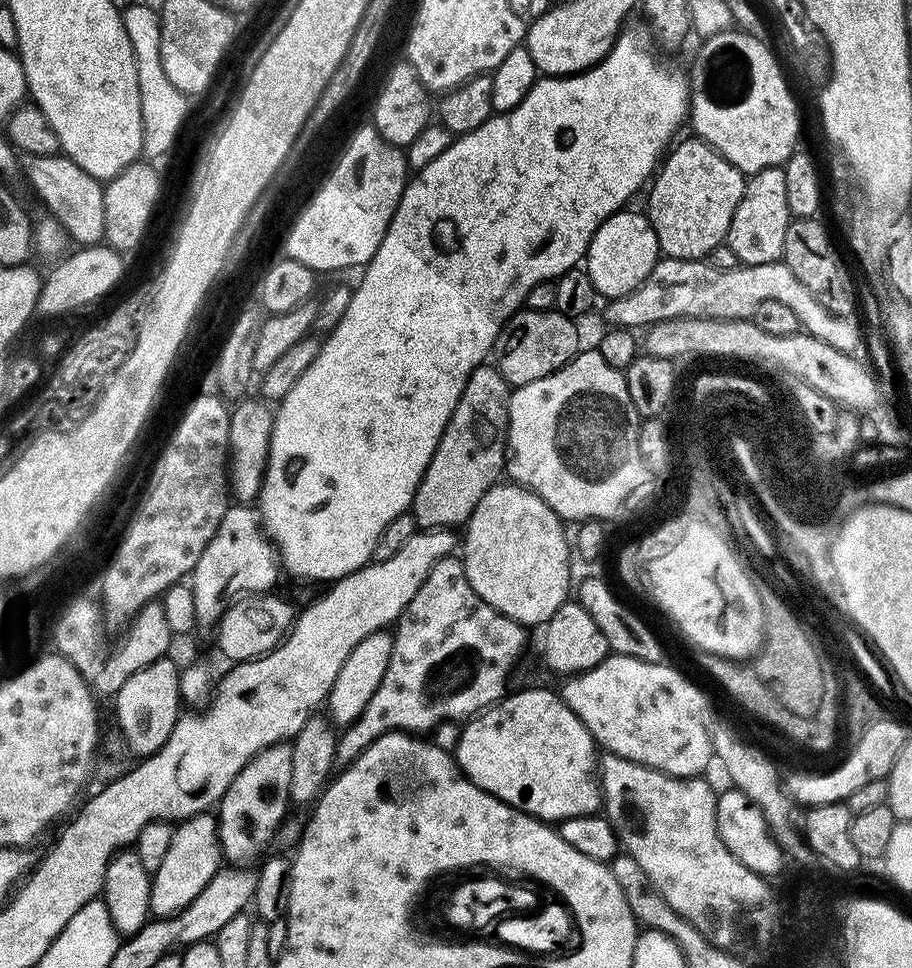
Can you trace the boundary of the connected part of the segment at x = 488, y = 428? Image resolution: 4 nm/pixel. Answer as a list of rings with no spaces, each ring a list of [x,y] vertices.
[[[491,363],[479,364],[468,376],[466,386],[462,390],[462,398],[458,398],[458,406],[454,406],[454,414],[434,450],[434,458],[430,458],[422,474],[420,485],[412,499],[410,511],[421,529],[447,528],[452,530],[457,527],[455,524],[467,525],[474,506],[482,502],[482,494],[486,494],[486,490],[490,490],[493,484],[501,479],[506,468],[506,453],[508,452],[509,395],[509,384],[502,378],[500,369]]]

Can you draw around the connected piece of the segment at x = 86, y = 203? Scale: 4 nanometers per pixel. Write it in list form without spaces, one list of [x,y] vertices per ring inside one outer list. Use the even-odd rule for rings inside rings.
[[[23,153],[18,160],[18,168],[24,171],[30,187],[36,196],[48,207],[47,215],[52,217],[67,232],[69,241],[76,246],[91,246],[105,239],[106,202],[104,201],[104,184],[95,180],[82,166],[78,166],[69,156],[57,154]]]

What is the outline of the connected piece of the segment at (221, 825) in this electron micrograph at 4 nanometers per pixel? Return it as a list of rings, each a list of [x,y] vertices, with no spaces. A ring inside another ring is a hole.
[[[288,742],[272,744],[269,748],[264,748],[230,782],[226,794],[220,799],[218,805],[218,819],[216,829],[220,835],[220,851],[223,859],[232,866],[247,865],[254,856],[258,855],[264,847],[272,840],[272,835],[277,835],[278,829],[285,823],[284,815],[288,812],[288,804],[292,800],[290,794],[290,778],[292,777],[292,745]]]

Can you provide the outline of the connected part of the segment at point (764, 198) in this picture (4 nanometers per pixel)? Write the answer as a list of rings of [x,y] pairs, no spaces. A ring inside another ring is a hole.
[[[783,167],[753,172],[744,185],[742,202],[738,202],[738,210],[734,210],[726,243],[741,265],[780,260],[784,254],[786,230],[793,219],[790,206],[786,202],[786,174]]]

